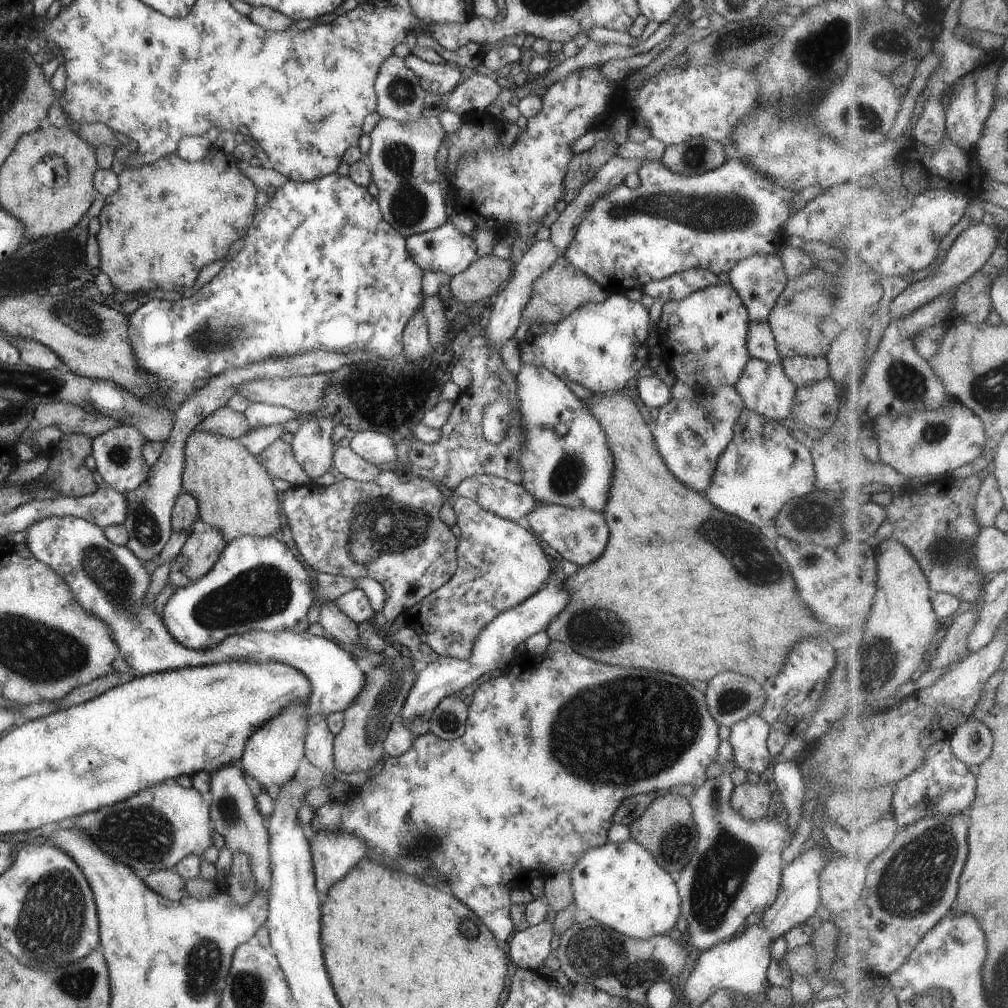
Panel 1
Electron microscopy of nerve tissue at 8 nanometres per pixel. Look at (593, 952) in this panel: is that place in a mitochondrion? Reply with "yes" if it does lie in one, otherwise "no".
yes

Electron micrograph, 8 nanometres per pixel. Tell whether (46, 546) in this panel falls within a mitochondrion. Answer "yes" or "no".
no

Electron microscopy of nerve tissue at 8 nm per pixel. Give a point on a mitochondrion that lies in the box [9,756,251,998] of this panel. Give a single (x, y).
(50, 926)

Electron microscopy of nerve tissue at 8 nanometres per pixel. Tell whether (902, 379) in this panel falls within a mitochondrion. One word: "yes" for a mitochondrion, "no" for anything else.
yes

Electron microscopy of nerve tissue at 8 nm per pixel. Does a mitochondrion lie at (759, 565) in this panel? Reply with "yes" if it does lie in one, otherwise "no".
yes

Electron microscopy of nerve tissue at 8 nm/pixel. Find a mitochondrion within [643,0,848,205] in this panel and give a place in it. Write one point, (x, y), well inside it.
(733, 40)

